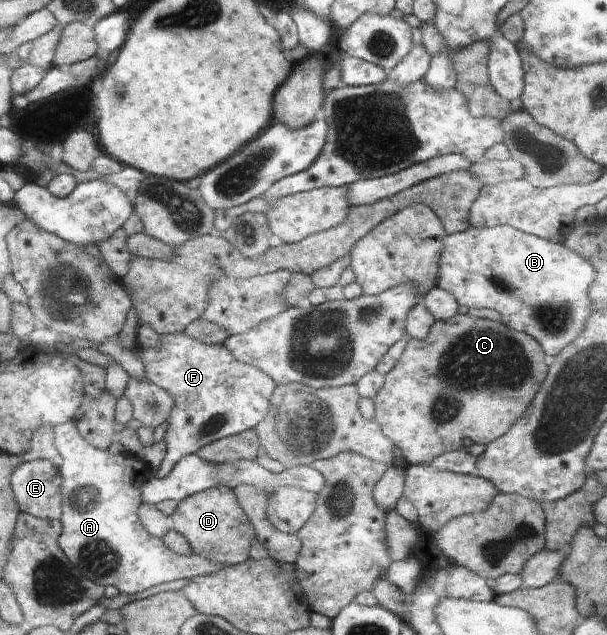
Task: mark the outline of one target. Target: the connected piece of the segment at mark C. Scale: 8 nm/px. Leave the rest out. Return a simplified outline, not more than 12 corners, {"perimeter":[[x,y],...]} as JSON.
{"perimeter":[[469,314],[409,338],[374,399],[407,463],[486,446],[549,359]]}

